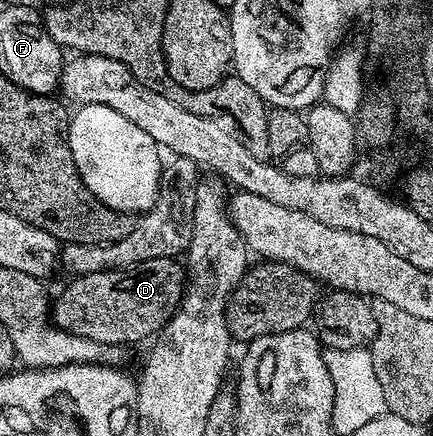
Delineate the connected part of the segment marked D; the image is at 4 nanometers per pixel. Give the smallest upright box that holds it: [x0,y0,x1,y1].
[50,258,186,348]

